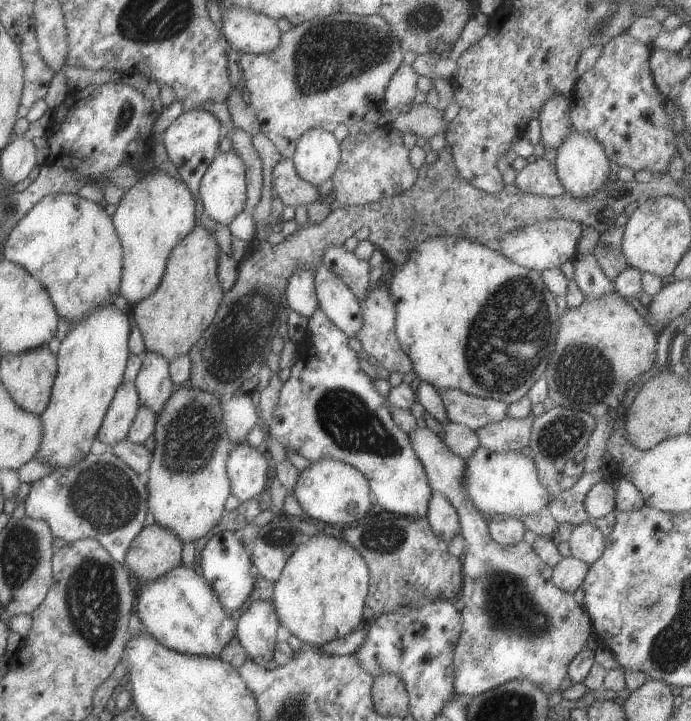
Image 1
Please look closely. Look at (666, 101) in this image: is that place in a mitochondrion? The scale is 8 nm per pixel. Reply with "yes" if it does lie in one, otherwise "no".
no

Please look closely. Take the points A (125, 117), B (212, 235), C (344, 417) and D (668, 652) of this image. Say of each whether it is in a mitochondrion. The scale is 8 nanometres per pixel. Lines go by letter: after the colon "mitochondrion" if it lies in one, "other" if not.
A: mitochondrion
B: other
C: mitochondrion
D: mitochondrion

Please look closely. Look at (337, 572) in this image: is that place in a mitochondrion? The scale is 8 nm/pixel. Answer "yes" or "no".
no

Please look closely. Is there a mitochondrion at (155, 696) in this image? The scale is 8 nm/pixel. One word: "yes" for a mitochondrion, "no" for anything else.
no

